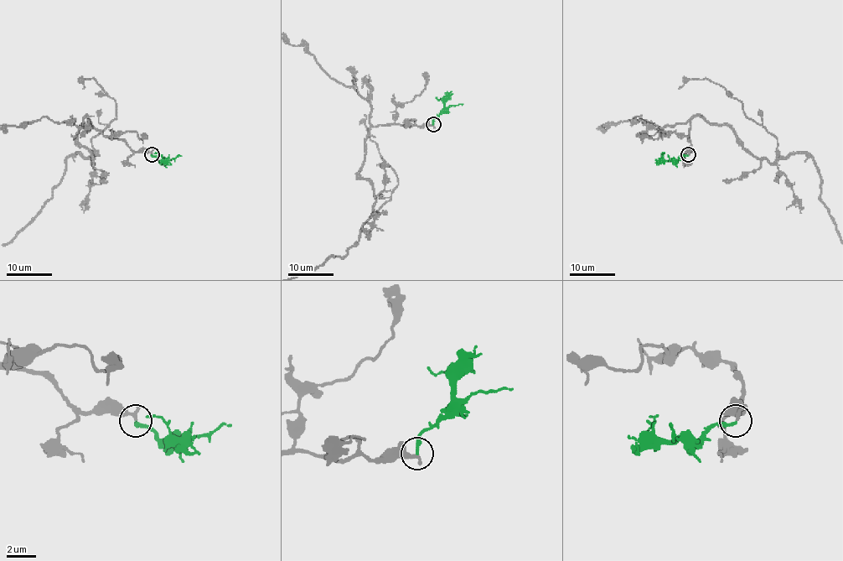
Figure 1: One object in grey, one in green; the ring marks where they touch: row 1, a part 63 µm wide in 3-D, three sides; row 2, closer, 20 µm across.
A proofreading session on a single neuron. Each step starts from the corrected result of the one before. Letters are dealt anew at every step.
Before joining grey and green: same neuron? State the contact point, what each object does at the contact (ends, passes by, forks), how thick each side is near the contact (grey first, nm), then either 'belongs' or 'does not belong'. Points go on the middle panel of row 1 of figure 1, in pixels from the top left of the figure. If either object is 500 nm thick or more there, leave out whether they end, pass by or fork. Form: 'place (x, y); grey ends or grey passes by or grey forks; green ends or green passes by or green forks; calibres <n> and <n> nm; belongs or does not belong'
place (433, 124); grey passes by; green ends; calibres 190 and 220 nm; belongs

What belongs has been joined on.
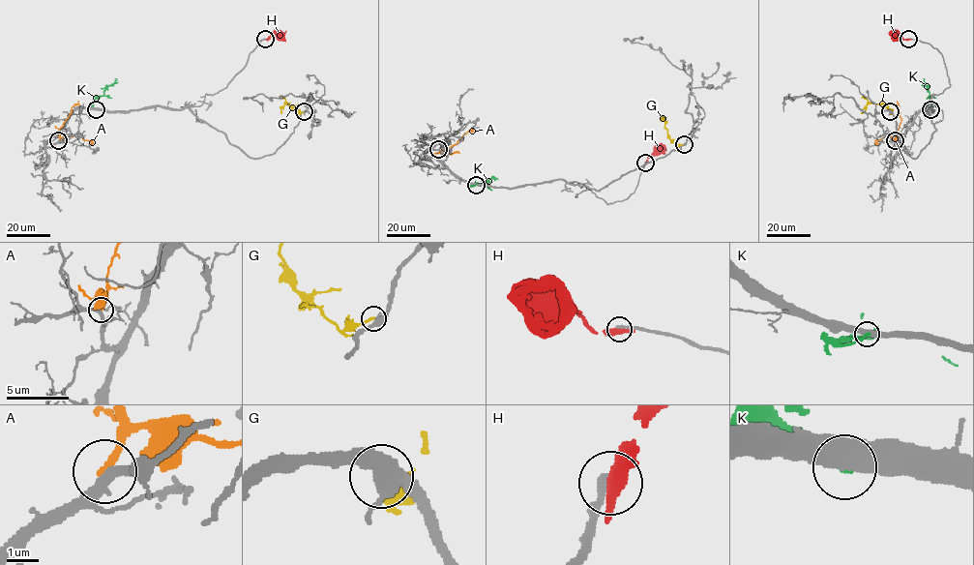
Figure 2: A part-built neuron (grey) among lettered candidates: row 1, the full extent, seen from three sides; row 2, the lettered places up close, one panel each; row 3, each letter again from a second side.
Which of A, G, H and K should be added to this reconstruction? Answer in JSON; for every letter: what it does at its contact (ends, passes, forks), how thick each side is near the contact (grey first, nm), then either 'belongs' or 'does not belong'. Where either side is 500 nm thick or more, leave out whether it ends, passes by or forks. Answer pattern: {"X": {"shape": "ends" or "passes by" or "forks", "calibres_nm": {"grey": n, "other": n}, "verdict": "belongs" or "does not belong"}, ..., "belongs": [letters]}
{"A": {"shape": "ends", "calibres_nm": {"grey": 320, "other": 220}, "verdict": "does not belong"}, "G": {"shape": "ends", "calibres_nm": {"grey": 400, "other": 220}, "verdict": "does not belong"}, "H": {"calibres_nm": {"grey": 280, "other": 500}, "verdict": "does not belong"}, "K": {"calibres_nm": {"grey": 550, "other": 280}, "verdict": "does not belong"}, "belongs": []}

